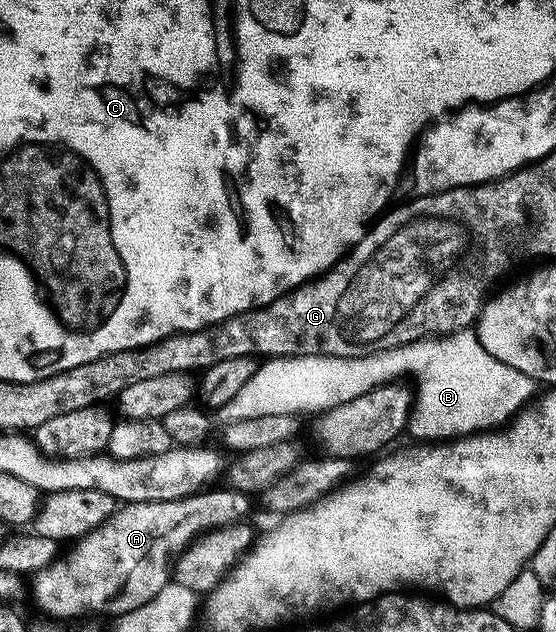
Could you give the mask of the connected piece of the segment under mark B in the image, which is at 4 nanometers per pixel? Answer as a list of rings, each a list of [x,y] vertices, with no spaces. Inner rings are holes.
[[[463,330],[364,356],[279,356],[267,359],[259,363],[256,374],[248,378],[245,386],[236,390],[236,398],[220,409],[220,416],[229,422],[240,418],[264,418],[264,414],[292,417],[297,417],[298,412],[321,414],[352,398],[360,398],[374,388],[401,381],[401,376],[414,379],[408,432],[418,442],[445,442],[497,429],[531,403],[536,389],[532,378],[500,362],[500,358],[492,358],[478,341],[477,331]]]

